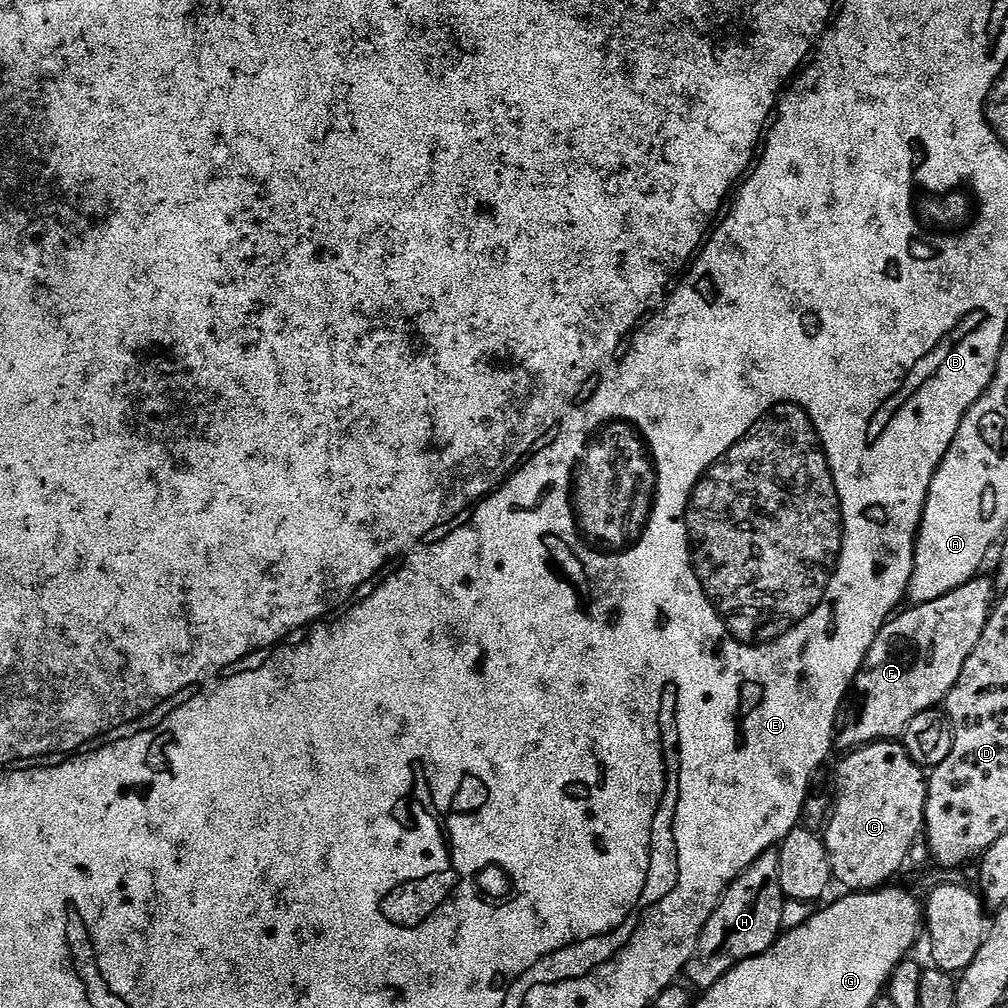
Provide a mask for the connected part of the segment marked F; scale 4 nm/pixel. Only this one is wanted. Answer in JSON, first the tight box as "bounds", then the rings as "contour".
{"bounds":[834,579,994,753],"contour":[[[970,579],[950,594],[934,598],[934,602],[905,607],[884,625],[842,705],[839,731],[834,736],[841,753],[903,737],[915,715],[931,709],[932,700],[940,702],[947,697],[962,674],[966,658],[978,646],[994,607],[993,581],[980,579]]]}

